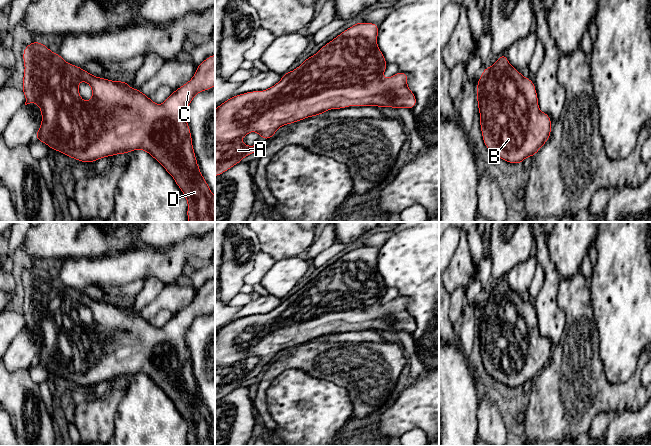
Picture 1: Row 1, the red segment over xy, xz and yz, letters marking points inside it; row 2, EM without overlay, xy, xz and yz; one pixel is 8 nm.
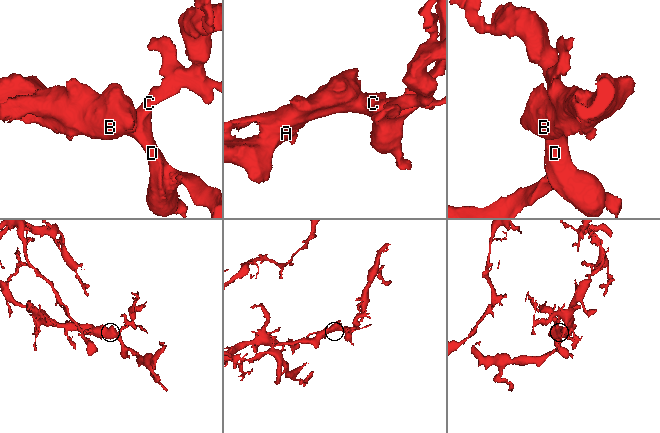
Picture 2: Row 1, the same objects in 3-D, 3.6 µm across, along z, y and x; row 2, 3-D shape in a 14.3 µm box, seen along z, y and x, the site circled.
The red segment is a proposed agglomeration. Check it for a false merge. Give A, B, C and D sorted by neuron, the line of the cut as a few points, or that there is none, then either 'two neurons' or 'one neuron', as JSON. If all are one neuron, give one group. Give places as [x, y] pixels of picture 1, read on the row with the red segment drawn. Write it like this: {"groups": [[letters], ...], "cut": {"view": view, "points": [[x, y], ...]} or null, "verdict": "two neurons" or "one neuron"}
{"groups": [["A", "B", "C", "D"]], "cut": null, "verdict": "one neuron"}

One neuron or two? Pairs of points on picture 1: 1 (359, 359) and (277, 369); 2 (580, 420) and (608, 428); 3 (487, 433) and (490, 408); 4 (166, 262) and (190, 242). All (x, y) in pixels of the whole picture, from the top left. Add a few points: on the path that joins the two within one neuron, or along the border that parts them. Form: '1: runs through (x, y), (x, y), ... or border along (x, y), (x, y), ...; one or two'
1: runs through (339, 359), (297, 359); one
2: border along (610, 411), (599, 413), (593, 419), (588, 435); two
3: runs through (489, 427), (489, 414); one
4: runs through (172, 260), (184, 248); one

